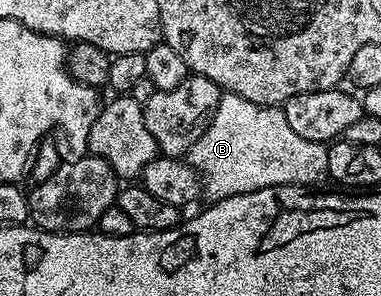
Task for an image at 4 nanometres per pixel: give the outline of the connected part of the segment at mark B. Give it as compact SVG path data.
M222 92L219 107L203 135L195 139L189 149L187 160L189 166L201 178L204 196L213 201L222 201L231 195L243 195L251 191L259 191L263 187L279 187L280 185L316 186L316 181L325 181L328 148L322 142L303 139L287 123L284 108L271 105L256 105L234 93Z

